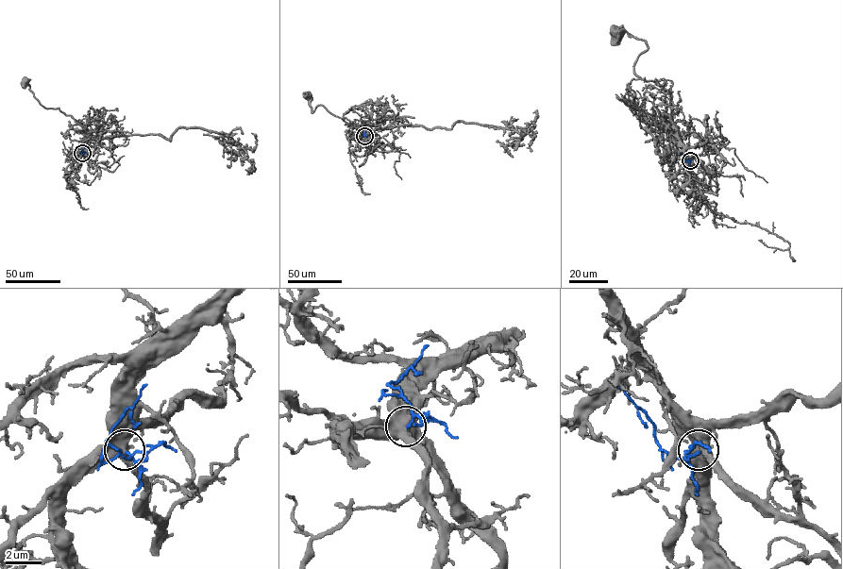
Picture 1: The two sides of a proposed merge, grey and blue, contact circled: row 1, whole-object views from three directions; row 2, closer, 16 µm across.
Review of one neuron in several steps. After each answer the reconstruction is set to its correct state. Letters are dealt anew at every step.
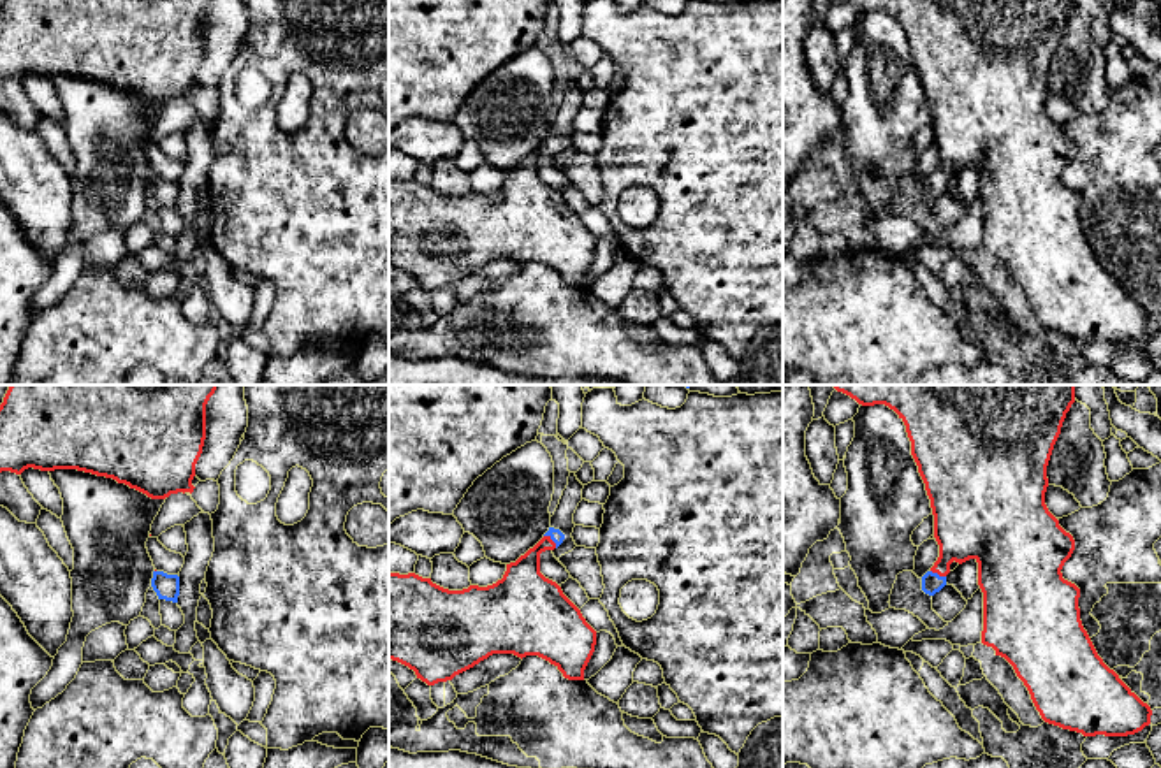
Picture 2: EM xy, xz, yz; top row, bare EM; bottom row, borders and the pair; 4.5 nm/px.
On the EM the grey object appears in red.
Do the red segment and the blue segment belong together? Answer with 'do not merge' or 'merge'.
merge

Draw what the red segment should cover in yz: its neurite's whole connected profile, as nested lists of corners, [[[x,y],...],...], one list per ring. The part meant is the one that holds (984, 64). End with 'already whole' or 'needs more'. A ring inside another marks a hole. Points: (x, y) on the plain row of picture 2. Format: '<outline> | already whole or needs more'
[[[846,0],[862,12],[885,11],[894,16],[906,32],[908,44],[911,47],[911,62],[918,72],[918,79],[925,90],[927,102],[934,121],[934,144],[939,151],[939,163],[934,172],[922,183],[922,197],[934,202],[946,192],[946,181],[950,170],[959,170],[975,165],[978,169],[978,192],[983,199],[983,237],[982,250],[992,253],[996,262],[1004,264],[1015,276],[1017,283],[1027,293],[1031,306],[1040,318],[1041,325],[1048,330],[1062,336],[1082,339],[1084,343],[1128,343],[1142,337],[1150,330],[1152,316],[1143,309],[1121,285],[1110,276],[1098,262],[1087,237],[1080,227],[1078,204],[1080,195],[1062,185],[1062,172],[1075,156],[1075,146],[1066,139],[1059,127],[1048,118],[1045,111],[1045,98],[1048,93],[1047,72],[1054,56],[1054,51],[1061,40],[1062,28],[1075,0]]] | needs more

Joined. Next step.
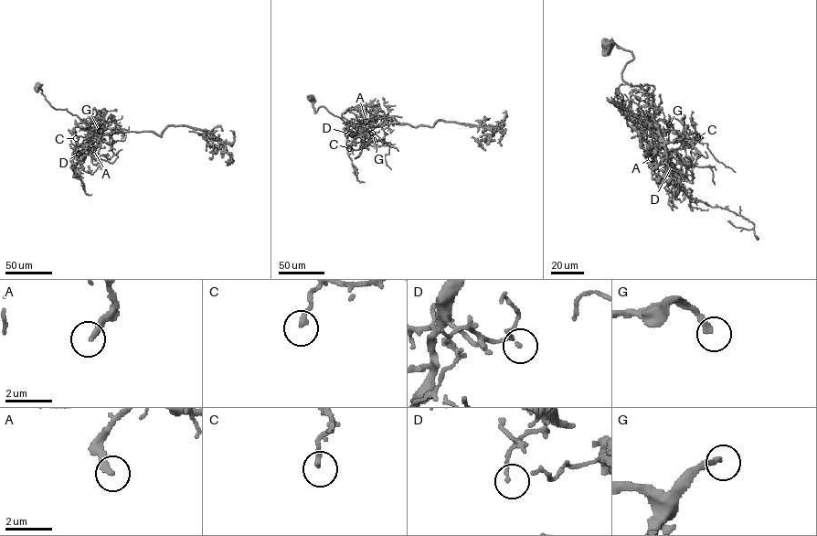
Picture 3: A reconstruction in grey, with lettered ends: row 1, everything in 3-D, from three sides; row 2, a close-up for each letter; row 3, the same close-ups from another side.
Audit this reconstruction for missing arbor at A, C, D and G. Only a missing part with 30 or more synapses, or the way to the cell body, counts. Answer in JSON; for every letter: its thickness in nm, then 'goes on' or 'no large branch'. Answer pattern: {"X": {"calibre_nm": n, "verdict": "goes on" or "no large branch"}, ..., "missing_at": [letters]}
{"A": {"calibre_nm": 280, "verdict": "no large branch"}, "C": {"calibre_nm": 200, "verdict": "no large branch"}, "D": {"calibre_nm": 90, "verdict": "no large branch"}, "G": {"calibre_nm": 240, "verdict": "goes on"}, "missing_at": ["G"]}

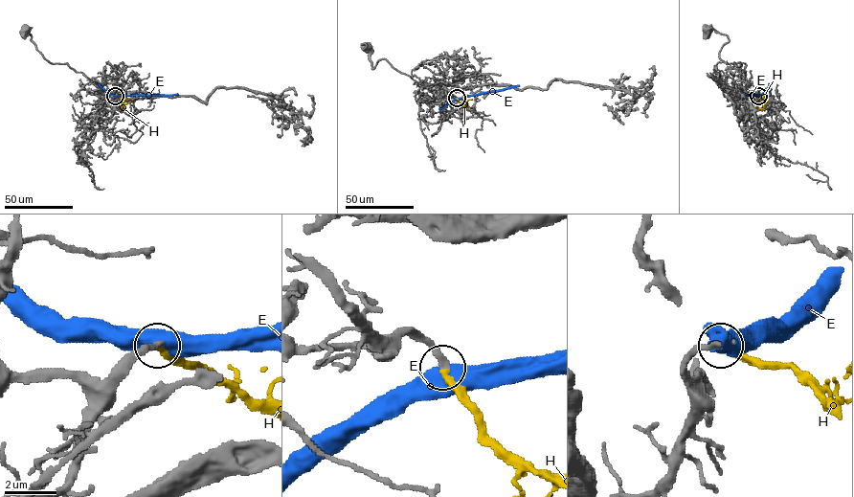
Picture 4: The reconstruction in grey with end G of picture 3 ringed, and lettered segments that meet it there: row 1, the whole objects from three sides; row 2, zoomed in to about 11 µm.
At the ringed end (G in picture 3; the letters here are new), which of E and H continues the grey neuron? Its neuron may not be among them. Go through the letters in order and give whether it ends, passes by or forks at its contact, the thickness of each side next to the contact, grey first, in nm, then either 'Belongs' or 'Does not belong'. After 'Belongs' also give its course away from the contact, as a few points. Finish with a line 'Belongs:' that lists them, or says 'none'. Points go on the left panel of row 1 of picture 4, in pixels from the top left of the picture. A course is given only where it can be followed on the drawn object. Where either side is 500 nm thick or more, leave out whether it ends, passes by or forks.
E: Thickness 260 nm (grey) against 600 nm. Does not belong
H: It ends there. Thickness 240 nm (grey) against 220 nm. Belongs. Its course: (115, 96), (122, 100), (123, 107)
Belongs: H

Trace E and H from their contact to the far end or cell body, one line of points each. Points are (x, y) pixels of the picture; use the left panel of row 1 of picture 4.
E: (115, 96), (177, 93)
H: (115, 96), (122, 100), (123, 107)

